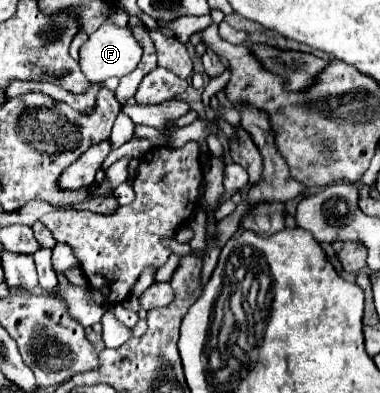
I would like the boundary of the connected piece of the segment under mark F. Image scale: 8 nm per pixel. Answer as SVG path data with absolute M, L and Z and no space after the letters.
M105 22L105 24L103 24L99 30L95 30L95 32L89 36L89 40L81 46L79 64L81 64L81 70L83 70L83 74L87 76L87 80L101 84L103 80L107 80L107 78L111 78L111 76L121 78L121 76L129 74L131 70L135 70L135 66L137 66L139 60L141 60L141 54L143 54L143 50L141 50L139 42L133 38L131 30L119 28L119 26L111 24L111 22Z

